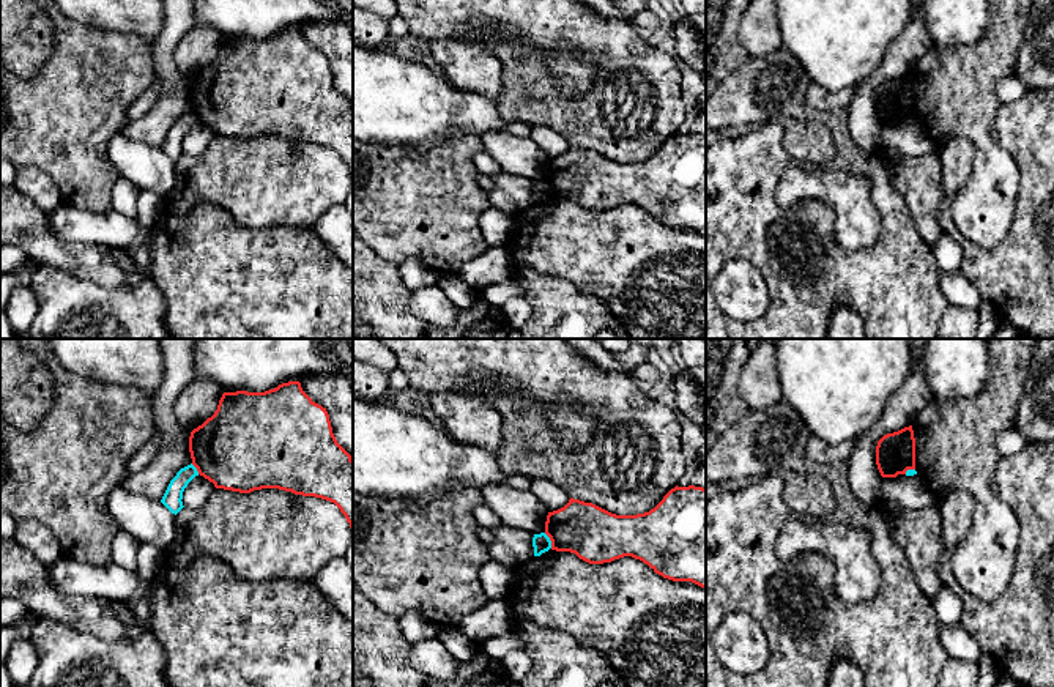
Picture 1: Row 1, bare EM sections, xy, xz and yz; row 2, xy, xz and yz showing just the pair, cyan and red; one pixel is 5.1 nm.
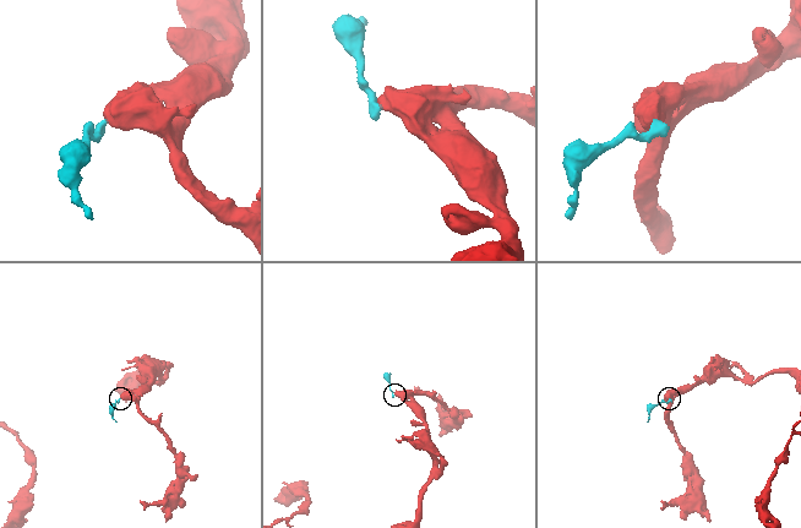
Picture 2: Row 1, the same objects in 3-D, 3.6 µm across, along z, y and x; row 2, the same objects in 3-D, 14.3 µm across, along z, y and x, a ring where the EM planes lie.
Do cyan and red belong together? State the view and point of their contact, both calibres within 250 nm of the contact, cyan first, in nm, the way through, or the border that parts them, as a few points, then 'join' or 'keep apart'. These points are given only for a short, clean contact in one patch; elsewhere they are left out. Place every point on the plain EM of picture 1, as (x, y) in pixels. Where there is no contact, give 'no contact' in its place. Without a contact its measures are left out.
xz (550, 188) | 90/280 nm | along xz (544, 180), (552, 194) | keep apart

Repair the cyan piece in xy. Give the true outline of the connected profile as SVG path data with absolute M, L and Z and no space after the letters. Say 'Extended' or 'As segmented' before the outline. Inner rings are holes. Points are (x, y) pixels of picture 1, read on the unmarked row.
As segmented. M191 110L184 115L181 115L176 123L170 128L161 150L172 159L178 161L183 153L183 139L187 134L187 131L199 123L197 115Z

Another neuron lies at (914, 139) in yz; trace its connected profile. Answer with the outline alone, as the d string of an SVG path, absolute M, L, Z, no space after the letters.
M919 120L914 123L898 121L896 124L882 124L876 151L881 153L889 148L911 156L925 156L937 151L934 139Z

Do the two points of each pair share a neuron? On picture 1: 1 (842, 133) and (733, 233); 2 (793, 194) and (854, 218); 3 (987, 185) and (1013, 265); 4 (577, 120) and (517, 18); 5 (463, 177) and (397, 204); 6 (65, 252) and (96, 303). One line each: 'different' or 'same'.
1: same
2: same
3: different
4: same
5: same
6: different

